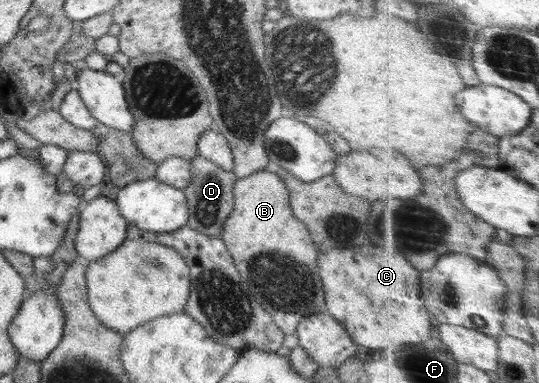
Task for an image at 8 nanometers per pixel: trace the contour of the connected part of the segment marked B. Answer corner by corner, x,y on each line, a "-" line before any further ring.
272,167
238,178
233,187
234,209
224,222
221,240
226,244
242,281
248,285
284,335
297,333
300,320
327,307
318,275
318,251
306,226
294,217
289,191

